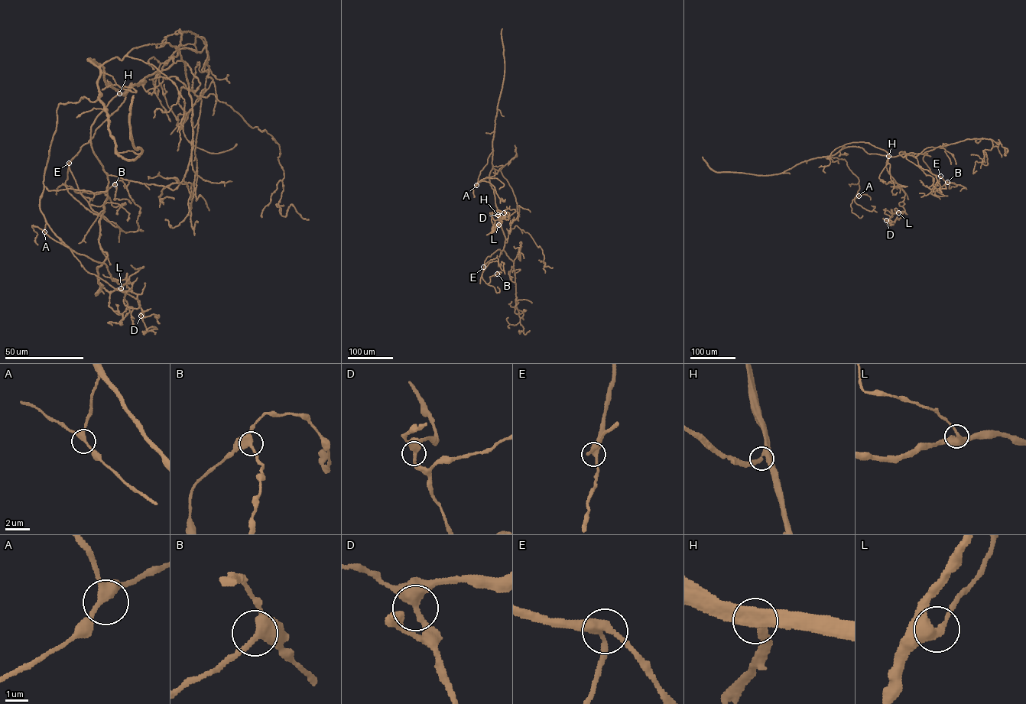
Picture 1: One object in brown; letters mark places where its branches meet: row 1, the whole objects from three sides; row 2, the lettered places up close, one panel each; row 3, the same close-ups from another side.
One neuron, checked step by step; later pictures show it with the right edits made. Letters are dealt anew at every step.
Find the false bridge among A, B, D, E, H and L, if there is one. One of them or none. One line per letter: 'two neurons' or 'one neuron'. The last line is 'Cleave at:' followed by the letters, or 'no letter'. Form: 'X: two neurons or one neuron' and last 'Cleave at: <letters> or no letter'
A: one neuron
B: one neuron
D: one neuron
E: one neuron
H: one neuron
L: one neuron
Cleave at: no letter

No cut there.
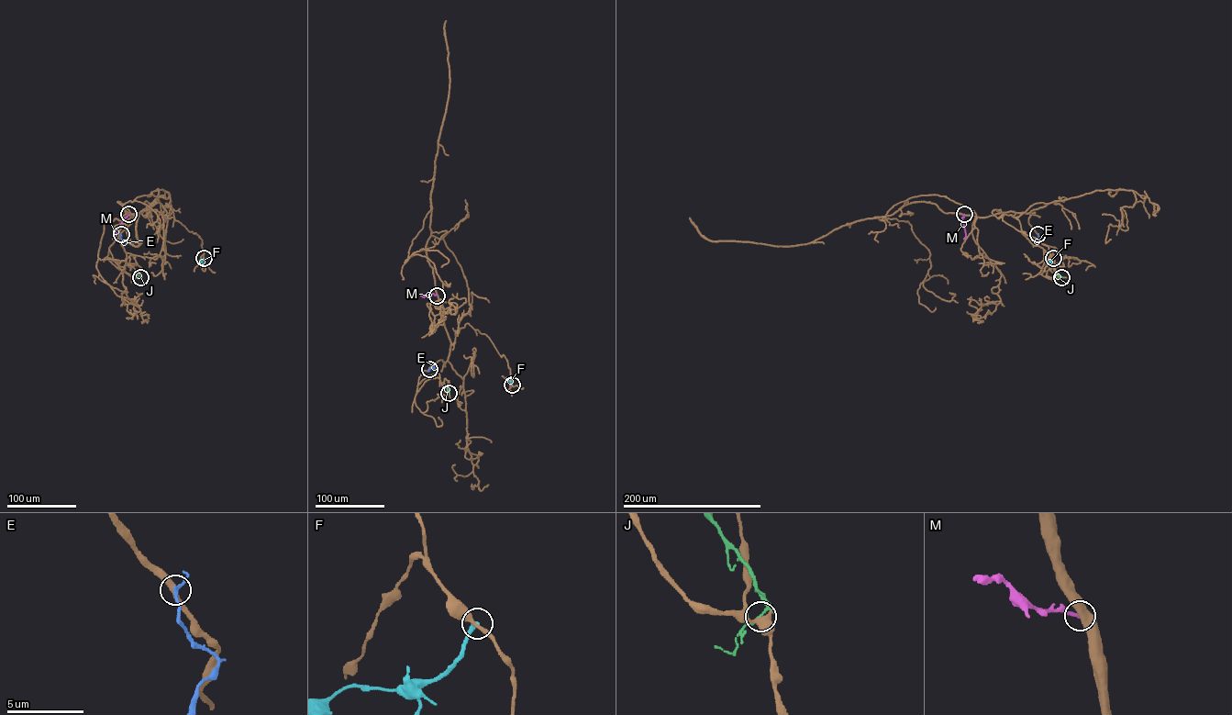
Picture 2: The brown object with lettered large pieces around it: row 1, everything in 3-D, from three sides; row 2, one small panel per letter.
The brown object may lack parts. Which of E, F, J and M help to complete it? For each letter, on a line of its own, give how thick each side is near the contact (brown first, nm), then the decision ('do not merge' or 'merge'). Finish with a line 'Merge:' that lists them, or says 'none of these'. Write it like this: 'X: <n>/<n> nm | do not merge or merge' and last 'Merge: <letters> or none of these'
E: 320/190 nm | do not merge
F: 340/200 nm | do not merge
J: 440/160 nm | do not merge
M: 550/240 nm | do not merge
Merge: none of these

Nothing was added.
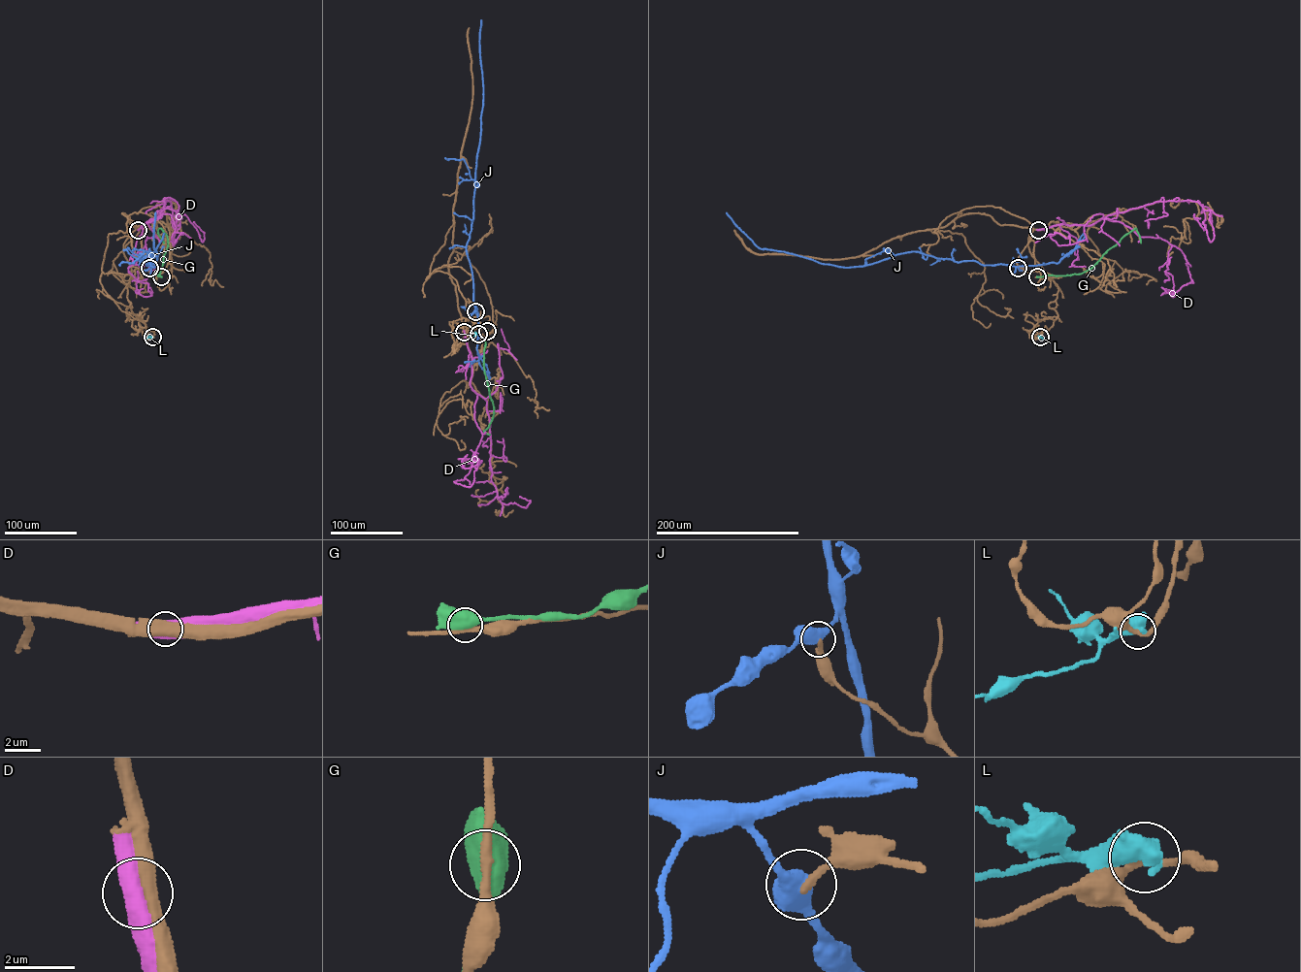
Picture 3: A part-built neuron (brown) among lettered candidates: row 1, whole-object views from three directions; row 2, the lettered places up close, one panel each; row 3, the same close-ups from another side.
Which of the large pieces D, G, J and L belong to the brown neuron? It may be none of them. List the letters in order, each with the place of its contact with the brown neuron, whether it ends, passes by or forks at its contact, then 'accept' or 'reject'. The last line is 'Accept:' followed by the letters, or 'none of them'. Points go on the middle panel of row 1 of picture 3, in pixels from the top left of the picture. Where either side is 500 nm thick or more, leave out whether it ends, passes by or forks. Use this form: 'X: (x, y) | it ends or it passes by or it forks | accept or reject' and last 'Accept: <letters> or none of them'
D: (464, 332) | reject
G: (487, 331) | reject
J: (475, 311) | reject
L: (478, 334) | reject
Accept: none of them

